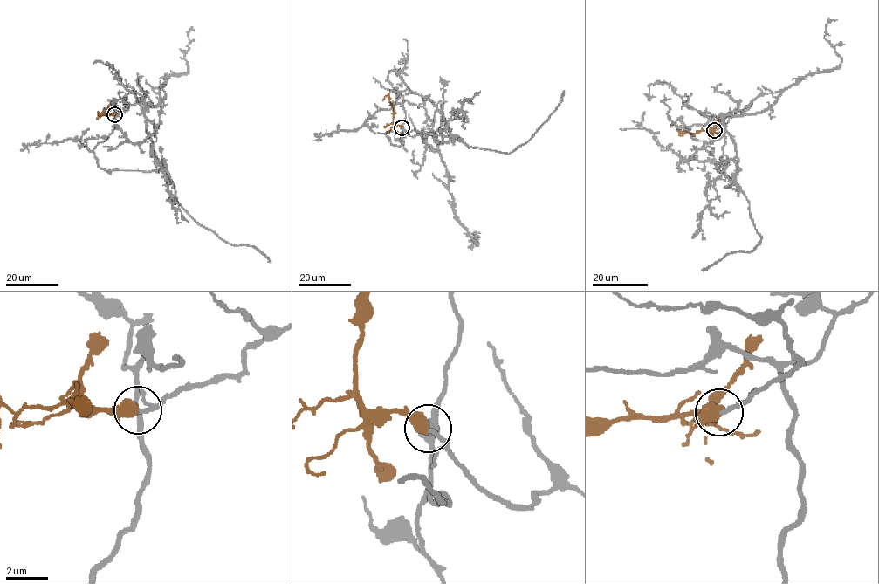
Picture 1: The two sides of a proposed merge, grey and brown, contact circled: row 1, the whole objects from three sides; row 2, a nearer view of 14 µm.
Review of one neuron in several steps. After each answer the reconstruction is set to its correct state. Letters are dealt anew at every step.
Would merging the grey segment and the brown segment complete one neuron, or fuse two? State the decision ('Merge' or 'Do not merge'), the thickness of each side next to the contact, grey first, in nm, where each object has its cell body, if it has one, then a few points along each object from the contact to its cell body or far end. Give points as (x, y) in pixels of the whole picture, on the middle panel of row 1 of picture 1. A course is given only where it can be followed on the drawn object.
Merge. Thickness 140 nm (grey) against 550 nm. Soma of grey: none. Soma of brown: none. Course of grey: (401, 127), (436, 141), (456, 137), (410, 130), (400, 146), (391, 143), (387, 131), (404, 136), (398, 87). Course of brown: (401, 127), (394, 123), (394, 107), (389, 99), (387, 95), (383, 100)

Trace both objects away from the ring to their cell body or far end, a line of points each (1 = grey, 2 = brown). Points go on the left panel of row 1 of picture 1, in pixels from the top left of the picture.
1: (114, 114), (138, 103), (165, 169), (99, 166), (92, 148), (113, 128), (114, 106)
2: (114, 114), (105, 113), (99, 115), (98, 112)

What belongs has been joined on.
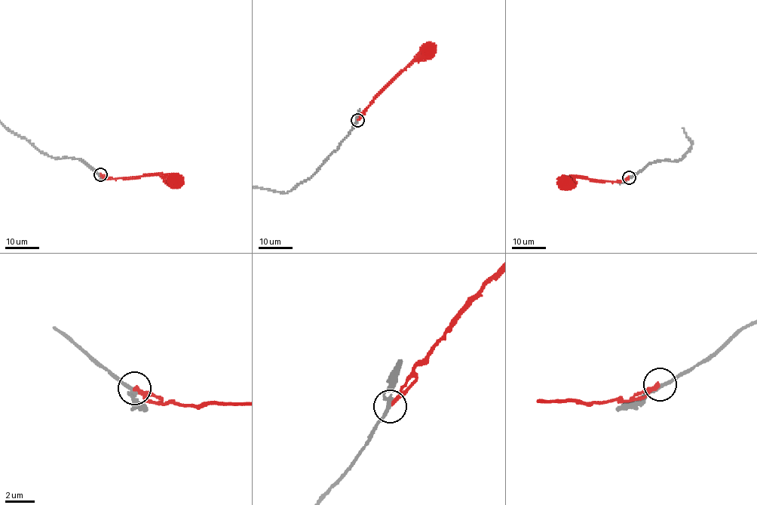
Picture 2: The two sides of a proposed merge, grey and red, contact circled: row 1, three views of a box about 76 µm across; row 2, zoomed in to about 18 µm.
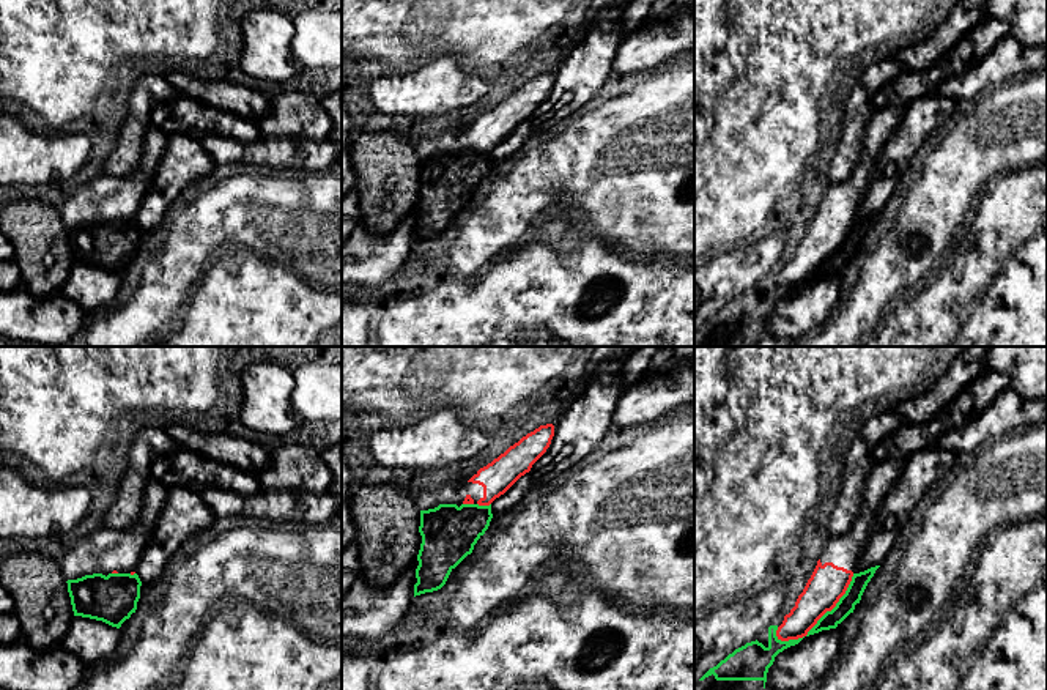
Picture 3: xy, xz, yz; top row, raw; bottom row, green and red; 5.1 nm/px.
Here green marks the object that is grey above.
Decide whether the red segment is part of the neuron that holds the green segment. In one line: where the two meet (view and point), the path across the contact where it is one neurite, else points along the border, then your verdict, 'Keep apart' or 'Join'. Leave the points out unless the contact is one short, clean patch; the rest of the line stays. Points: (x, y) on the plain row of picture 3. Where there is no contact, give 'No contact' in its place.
Touches green at yz (821, 265). Boundary: yz (854, 221), (846, 240), (805, 282), (788, 287), (776, 285). Keep apart

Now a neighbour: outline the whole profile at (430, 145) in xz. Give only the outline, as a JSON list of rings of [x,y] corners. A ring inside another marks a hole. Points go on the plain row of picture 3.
[[[540,72],[510,93],[504,101],[480,115],[469,128],[458,132],[433,134],[420,139],[414,150],[419,158],[439,151],[490,153],[504,142],[546,99],[554,83],[554,72]]]

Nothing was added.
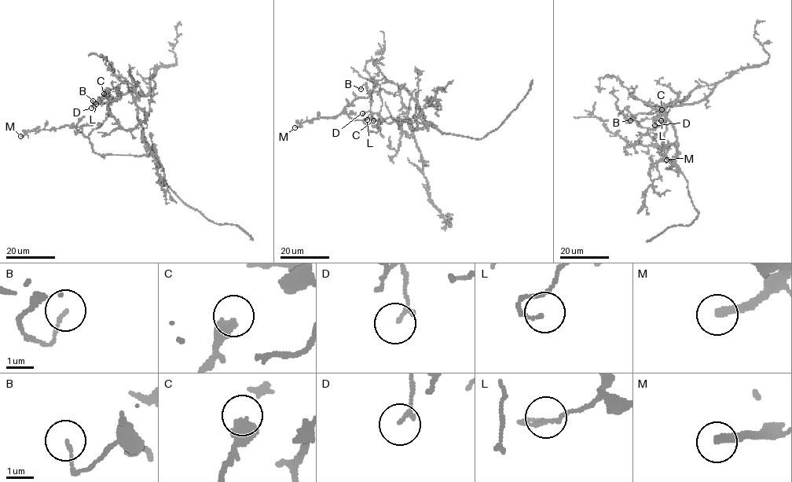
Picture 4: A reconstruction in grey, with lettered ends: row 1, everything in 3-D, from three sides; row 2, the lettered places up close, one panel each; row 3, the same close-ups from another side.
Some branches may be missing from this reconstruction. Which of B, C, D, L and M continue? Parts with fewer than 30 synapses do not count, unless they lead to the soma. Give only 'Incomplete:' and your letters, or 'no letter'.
Incomplete: M

